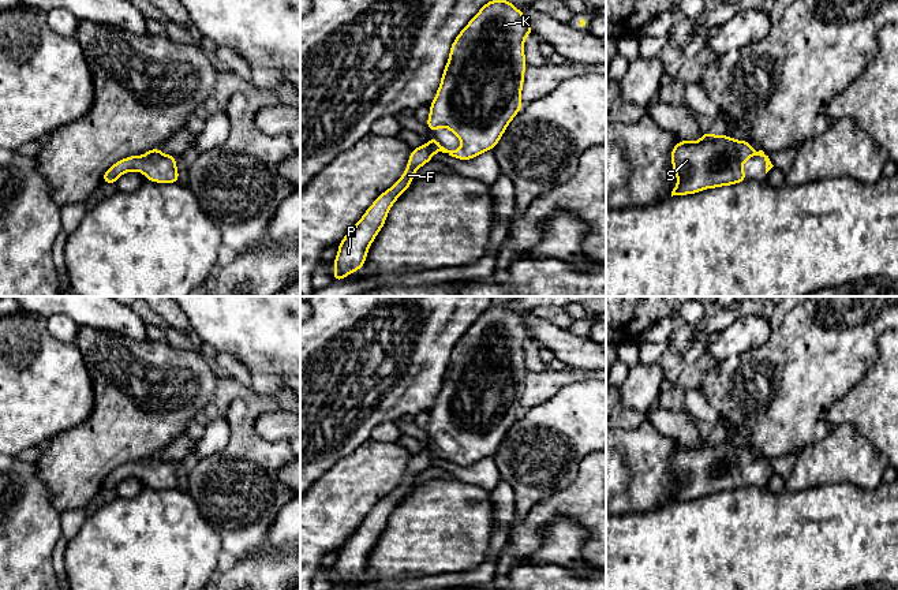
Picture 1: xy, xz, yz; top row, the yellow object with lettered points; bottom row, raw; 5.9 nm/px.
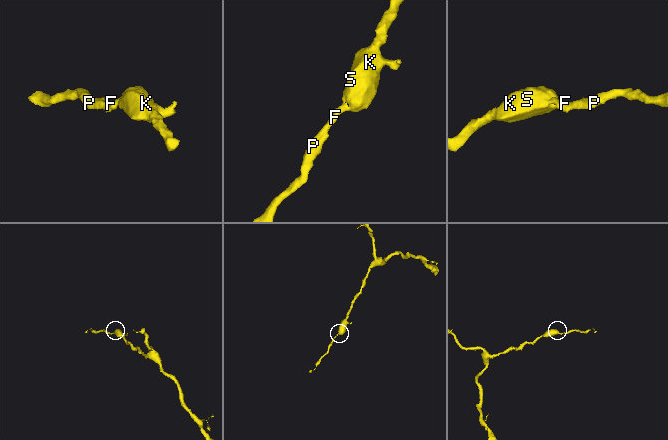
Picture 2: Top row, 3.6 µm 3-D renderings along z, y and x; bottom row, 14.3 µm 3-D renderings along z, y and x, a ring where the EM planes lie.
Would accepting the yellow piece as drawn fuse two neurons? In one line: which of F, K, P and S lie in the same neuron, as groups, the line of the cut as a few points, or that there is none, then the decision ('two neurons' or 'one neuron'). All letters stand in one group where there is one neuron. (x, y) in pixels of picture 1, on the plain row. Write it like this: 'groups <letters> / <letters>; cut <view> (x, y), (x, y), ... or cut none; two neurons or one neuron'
groups F K P S; cut none; one neuron

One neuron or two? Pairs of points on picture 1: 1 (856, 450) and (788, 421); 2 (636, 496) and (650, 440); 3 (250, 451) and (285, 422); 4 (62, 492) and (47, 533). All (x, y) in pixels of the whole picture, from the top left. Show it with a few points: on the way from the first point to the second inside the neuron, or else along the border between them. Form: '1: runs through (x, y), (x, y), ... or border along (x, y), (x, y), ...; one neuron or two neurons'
1: border along (833, 426), (820, 439), (805, 444), (797, 452); two neurons
2: runs through (636, 482), (636, 465), (644, 454); one neuron
3: border along (254, 419), (254, 428), (264, 439), (285, 440); two neurons
4: border along (41, 478), (51, 501), (62, 512); two neurons

